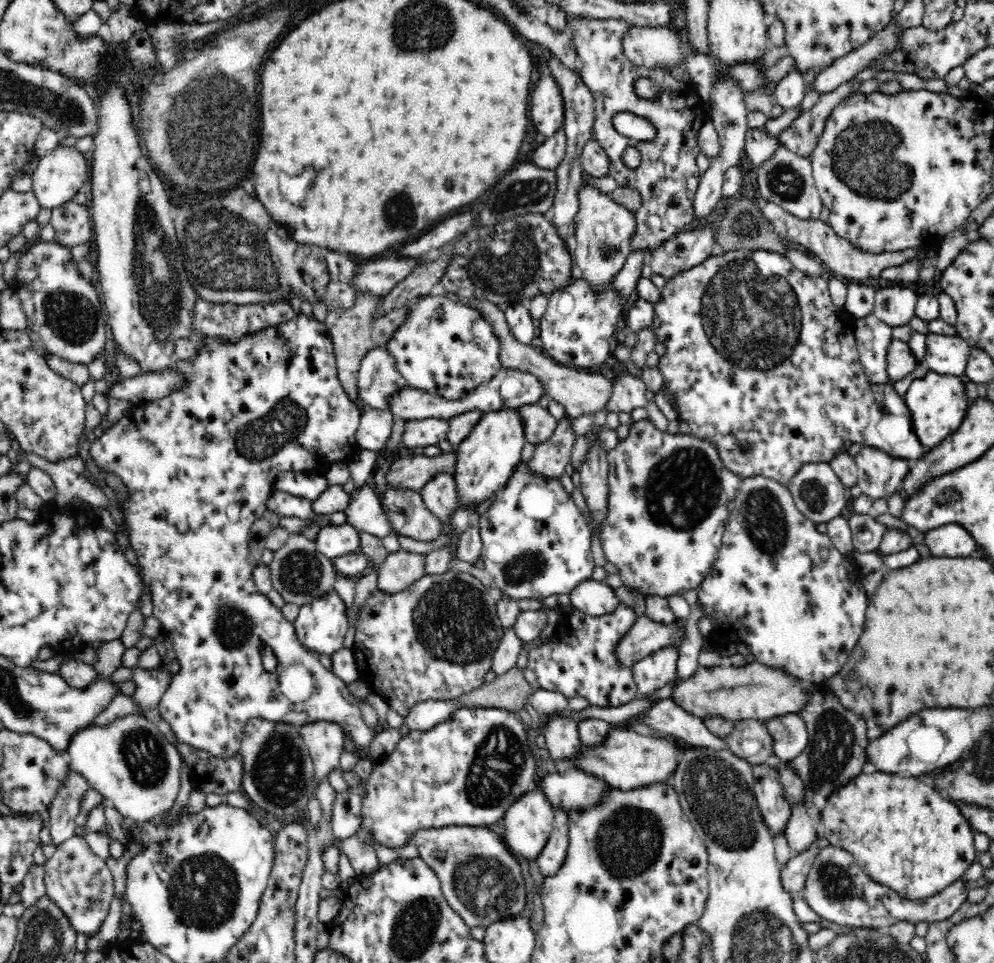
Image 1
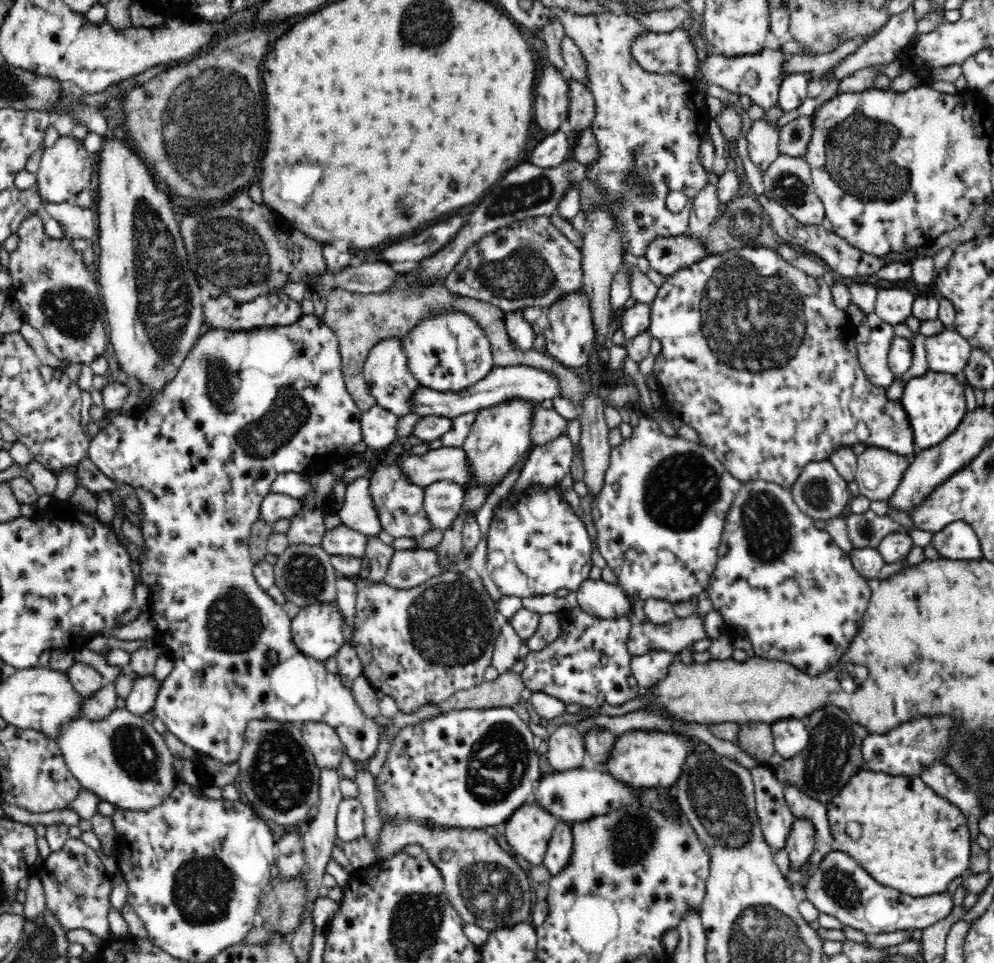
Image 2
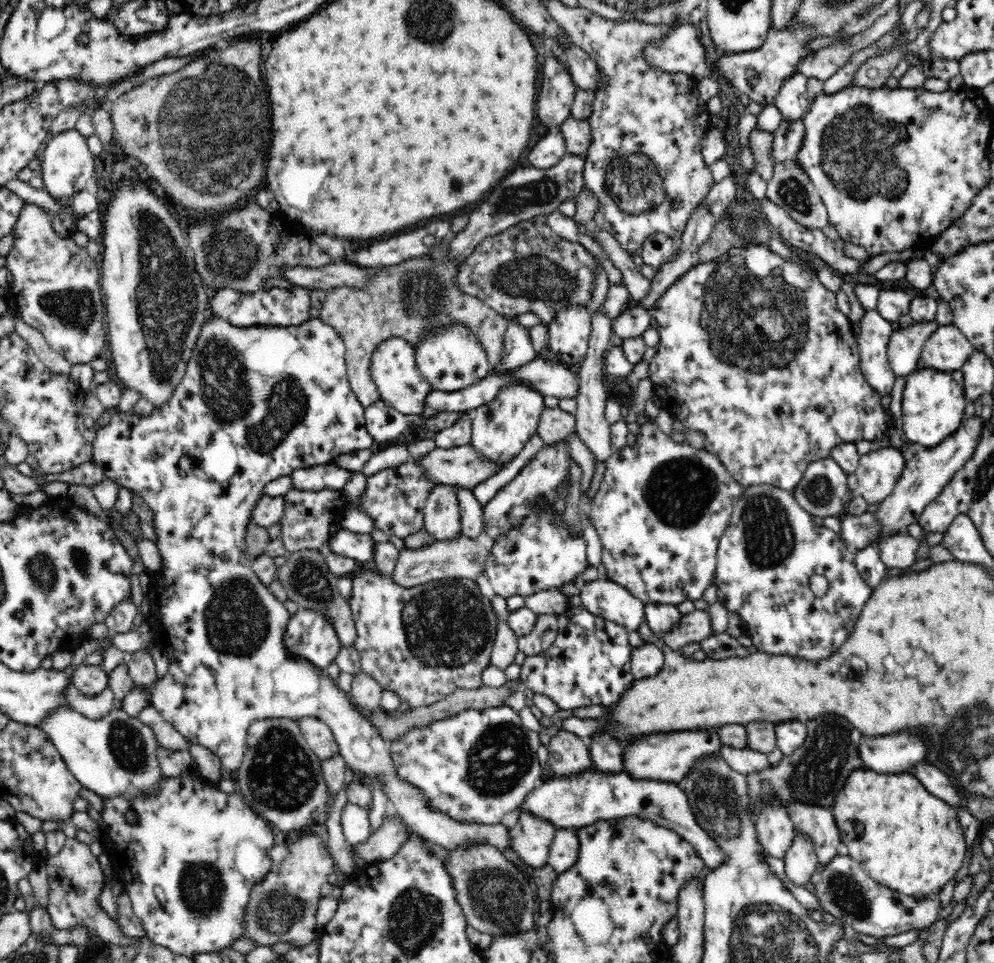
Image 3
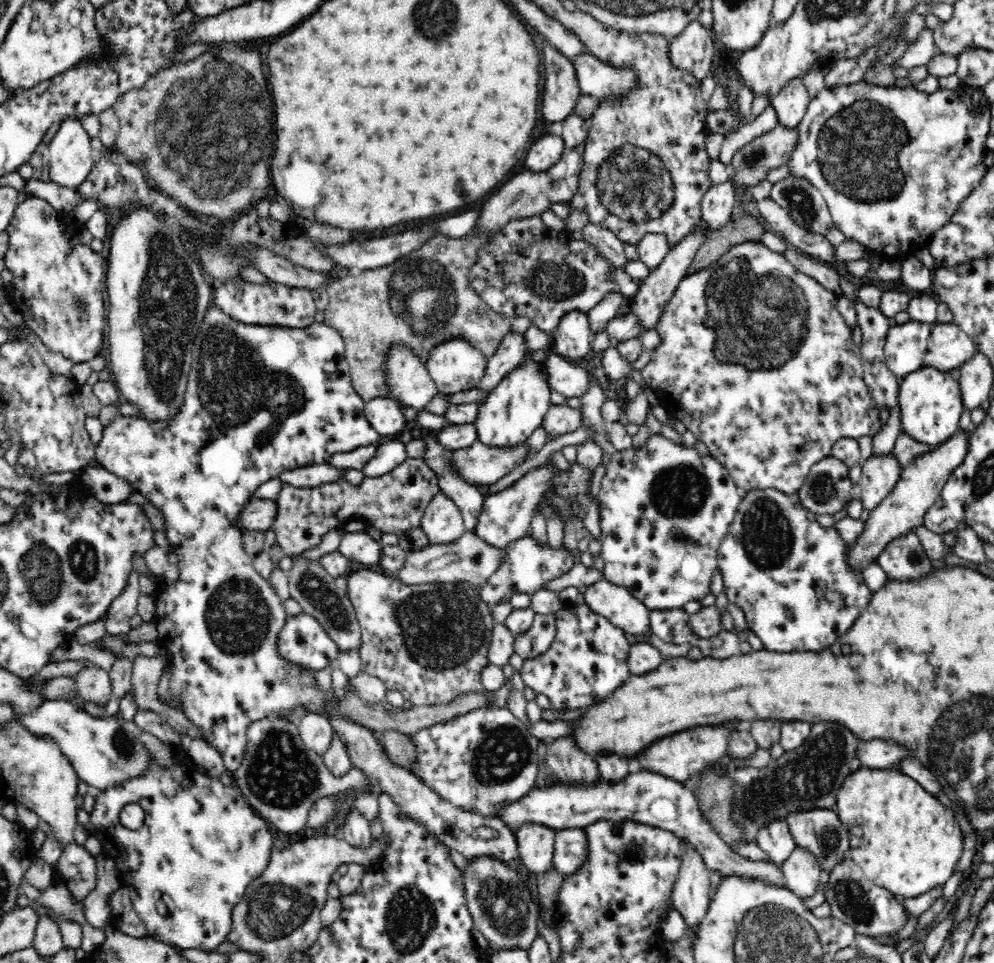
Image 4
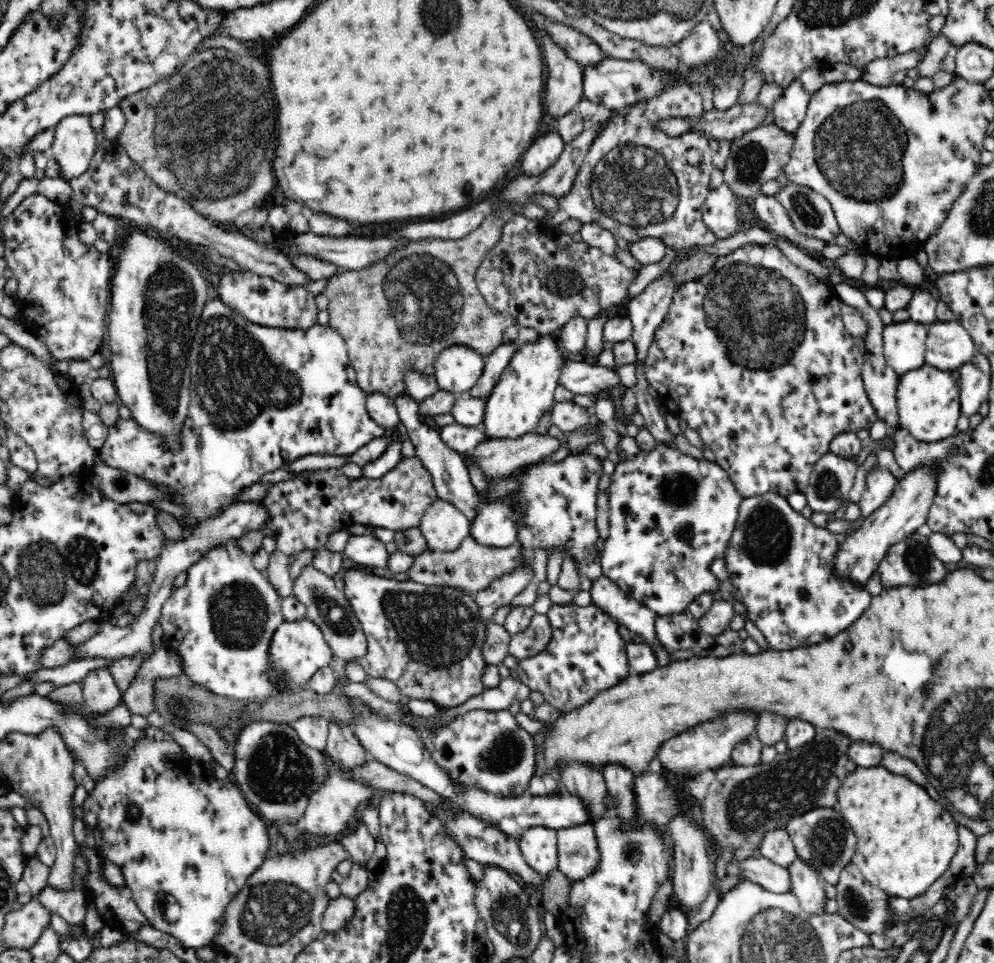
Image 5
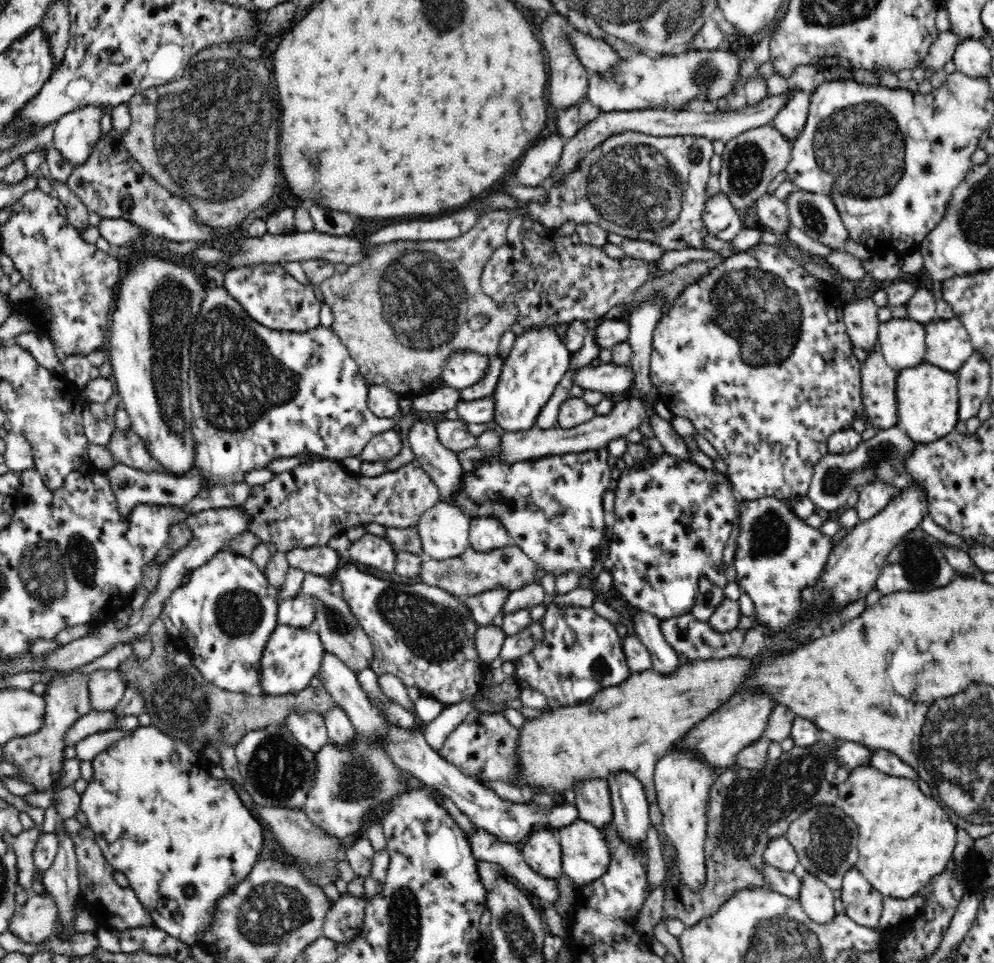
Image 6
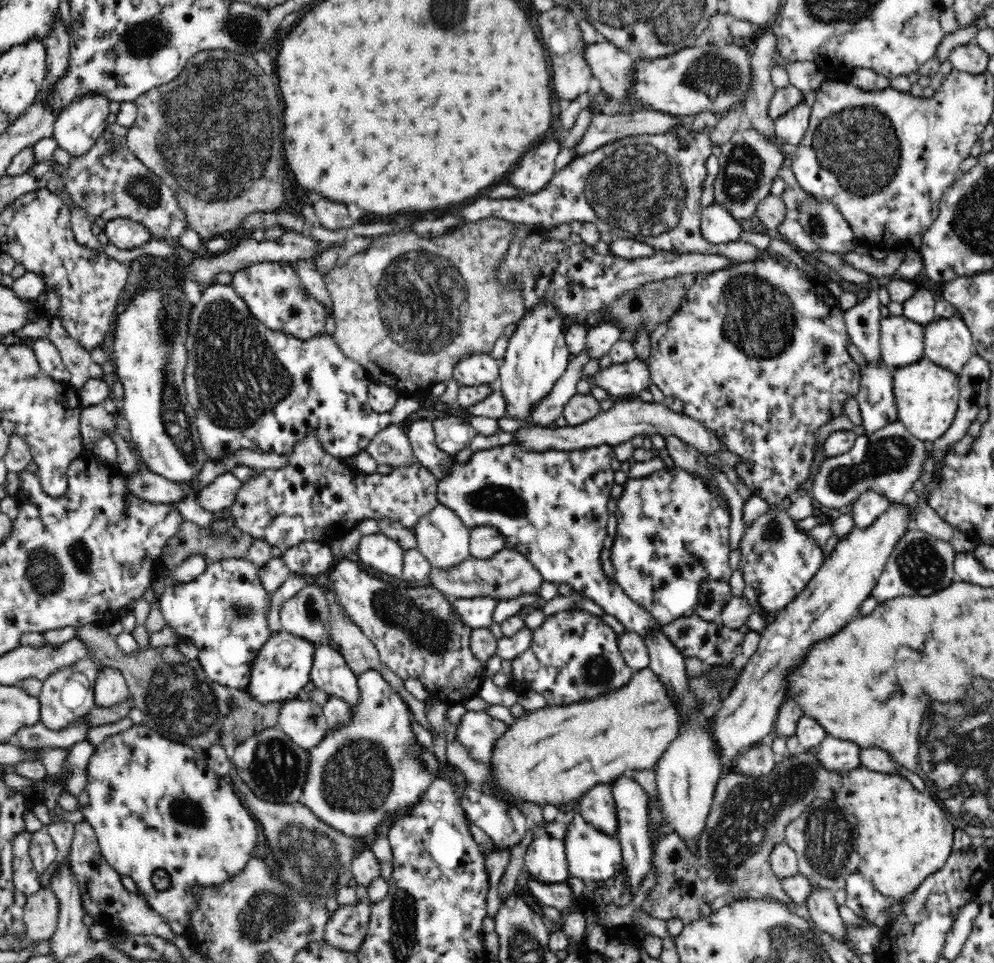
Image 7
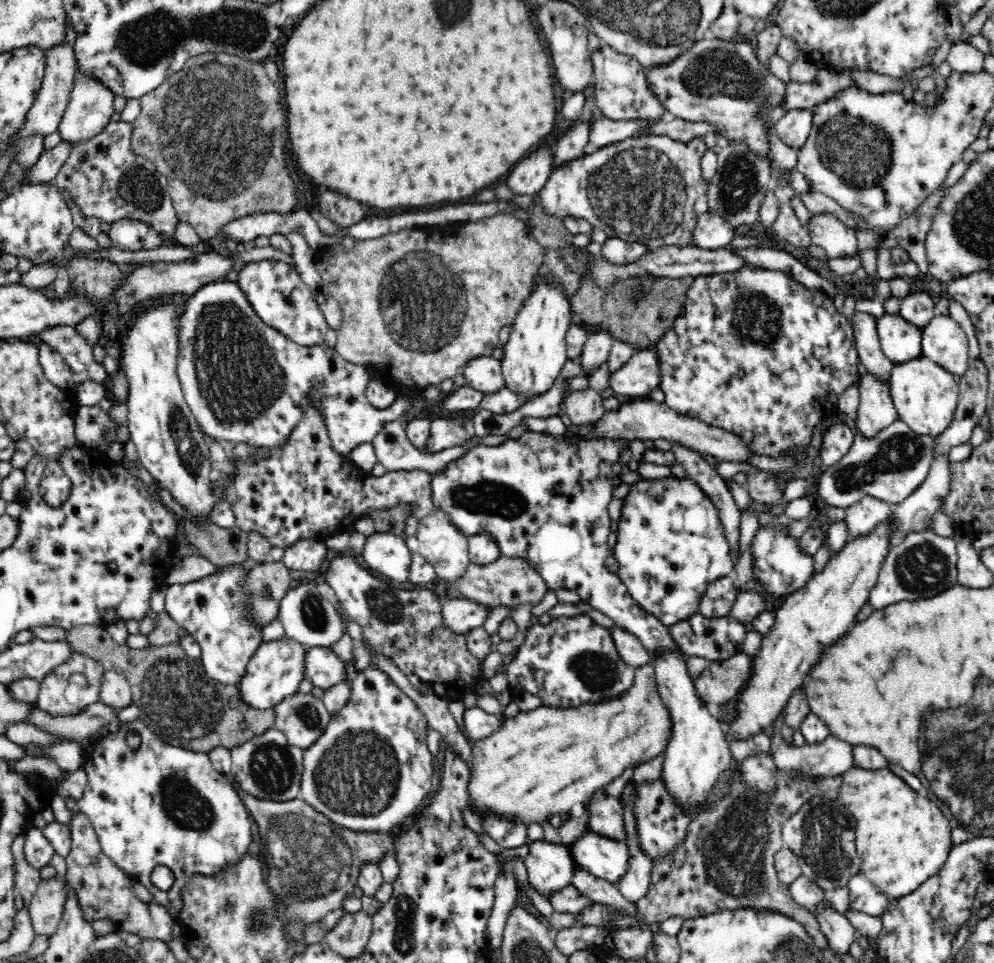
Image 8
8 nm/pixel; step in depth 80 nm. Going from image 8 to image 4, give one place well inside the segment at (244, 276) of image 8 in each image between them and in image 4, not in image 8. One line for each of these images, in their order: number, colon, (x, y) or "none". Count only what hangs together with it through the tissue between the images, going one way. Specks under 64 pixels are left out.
4: (275, 304)
5: (261, 300)
6: (267, 293)
7: (275, 295)

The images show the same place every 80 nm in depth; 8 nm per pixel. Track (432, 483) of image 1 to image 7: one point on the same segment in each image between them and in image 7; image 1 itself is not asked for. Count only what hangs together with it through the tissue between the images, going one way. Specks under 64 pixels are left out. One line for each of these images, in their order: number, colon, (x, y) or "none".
2: (442, 499)
3: (441, 509)
4: (442, 522)
5: (444, 527)
6: (443, 529)
7: (441, 536)

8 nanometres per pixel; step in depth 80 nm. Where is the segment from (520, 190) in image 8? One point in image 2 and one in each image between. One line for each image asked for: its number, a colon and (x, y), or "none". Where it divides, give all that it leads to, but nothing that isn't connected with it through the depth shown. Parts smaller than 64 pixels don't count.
2: (551, 152)
3: (549, 150)
4: (548, 150)
5: (545, 152)
6: (540, 161)
7: (535, 170)

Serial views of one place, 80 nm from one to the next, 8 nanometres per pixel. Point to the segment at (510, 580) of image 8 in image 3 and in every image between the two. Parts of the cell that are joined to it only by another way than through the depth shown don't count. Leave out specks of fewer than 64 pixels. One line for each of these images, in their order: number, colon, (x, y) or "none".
3: (460, 558)
4: (469, 559)
5: (471, 567)
6: (473, 572)
7: (507, 574)

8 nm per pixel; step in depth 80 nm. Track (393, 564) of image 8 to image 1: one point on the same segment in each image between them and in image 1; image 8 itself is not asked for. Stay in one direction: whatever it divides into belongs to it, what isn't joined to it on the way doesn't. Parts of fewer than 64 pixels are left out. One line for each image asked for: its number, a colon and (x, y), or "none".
1: (334, 541)
2: (340, 540)
3: (359, 547)
4: (359, 547)
5: (361, 551)
6: (371, 550)
7: (377, 550)

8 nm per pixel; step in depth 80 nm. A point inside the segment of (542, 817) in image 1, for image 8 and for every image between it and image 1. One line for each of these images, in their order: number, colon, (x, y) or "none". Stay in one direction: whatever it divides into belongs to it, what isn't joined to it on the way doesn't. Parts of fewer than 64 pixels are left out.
2: (528, 829)
3: (531, 837)
4: (535, 842)
5: (538, 845)
6: (542, 852)
7: (545, 859)
8: (549, 866)

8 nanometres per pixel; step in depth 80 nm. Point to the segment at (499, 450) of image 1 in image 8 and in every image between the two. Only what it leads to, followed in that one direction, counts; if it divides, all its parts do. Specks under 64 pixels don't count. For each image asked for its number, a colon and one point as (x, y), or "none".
2: (500, 435)
3: (500, 430)
4: (513, 410)
5: (525, 392)
6: (537, 362)
7: (537, 355)
8: (536, 351)

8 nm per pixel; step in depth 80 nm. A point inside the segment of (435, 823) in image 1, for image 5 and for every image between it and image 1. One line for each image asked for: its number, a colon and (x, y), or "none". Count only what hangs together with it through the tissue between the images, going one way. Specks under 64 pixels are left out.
2: (471, 768)
3: (476, 766)
4: (482, 761)
5: (484, 749)

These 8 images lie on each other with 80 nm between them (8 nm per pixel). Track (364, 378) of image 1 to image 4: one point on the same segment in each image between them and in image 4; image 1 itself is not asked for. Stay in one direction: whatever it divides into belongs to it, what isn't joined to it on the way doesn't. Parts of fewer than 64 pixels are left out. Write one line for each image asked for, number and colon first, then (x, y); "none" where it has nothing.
2: (385, 370)
3: (400, 385)
4: (407, 381)

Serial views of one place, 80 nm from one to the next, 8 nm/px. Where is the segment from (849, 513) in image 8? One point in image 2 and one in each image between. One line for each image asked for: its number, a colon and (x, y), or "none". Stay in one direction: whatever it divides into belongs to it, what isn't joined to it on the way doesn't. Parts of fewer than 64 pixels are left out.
2: (879, 472)
3: (879, 470)
4: (879, 473)
5: (879, 483)
6: (875, 495)
7: (870, 504)

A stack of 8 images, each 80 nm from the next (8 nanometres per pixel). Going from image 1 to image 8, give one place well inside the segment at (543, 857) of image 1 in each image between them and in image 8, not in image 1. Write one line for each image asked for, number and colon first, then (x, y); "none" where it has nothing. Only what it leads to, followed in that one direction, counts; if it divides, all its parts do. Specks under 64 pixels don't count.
2: (559, 849)
3: (563, 852)
4: (569, 854)
5: (577, 855)
6: (584, 853)
7: (592, 855)
8: (604, 857)

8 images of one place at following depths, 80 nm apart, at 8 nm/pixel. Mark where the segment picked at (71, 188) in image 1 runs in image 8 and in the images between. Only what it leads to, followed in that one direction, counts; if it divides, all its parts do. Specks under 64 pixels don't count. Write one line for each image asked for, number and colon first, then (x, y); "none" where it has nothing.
2: (65, 169)
3: (67, 165)
4: (71, 158)
5: (74, 144)
6: (76, 133)
7: (76, 127)
8: (89, 108)

